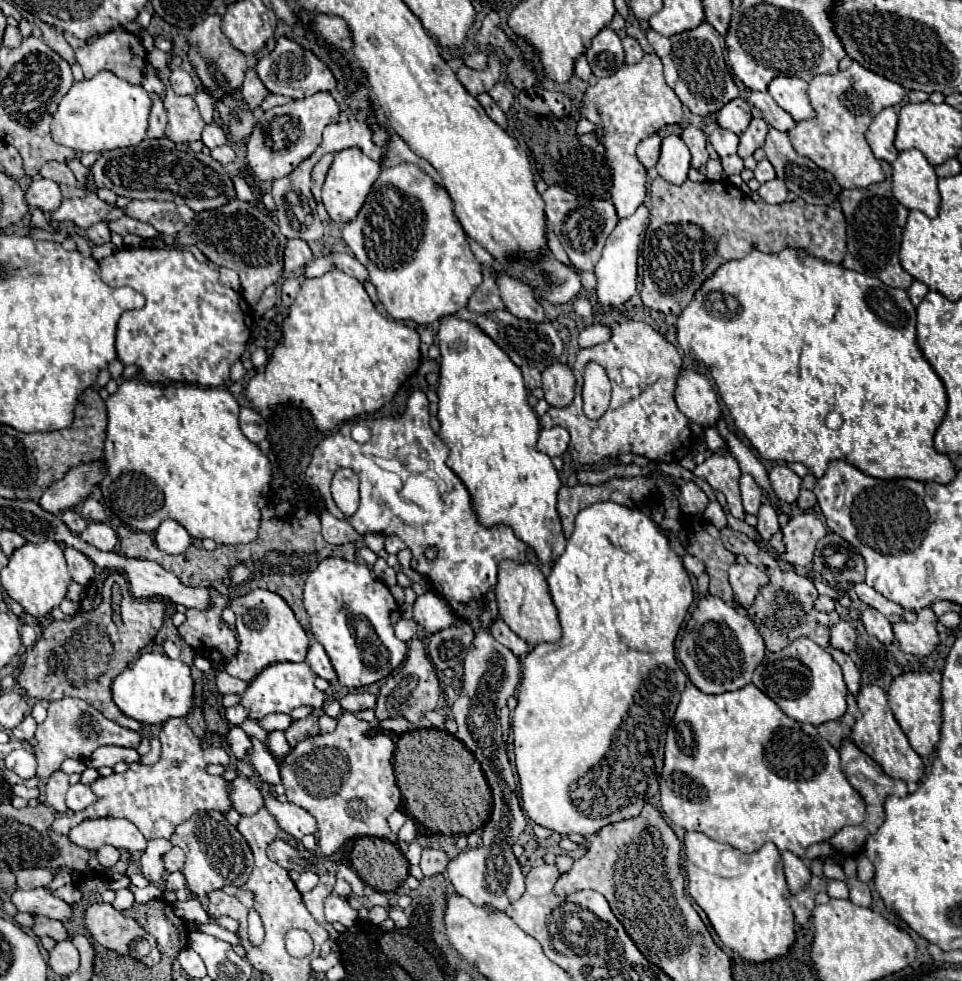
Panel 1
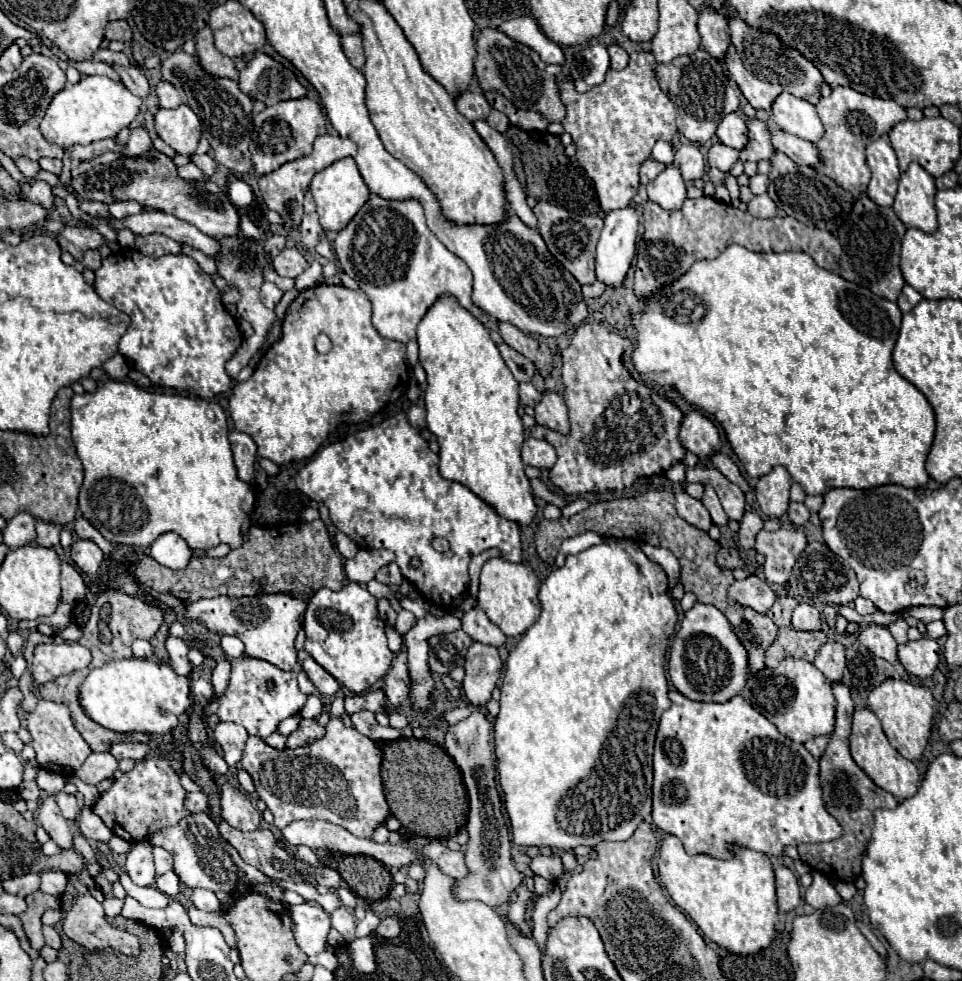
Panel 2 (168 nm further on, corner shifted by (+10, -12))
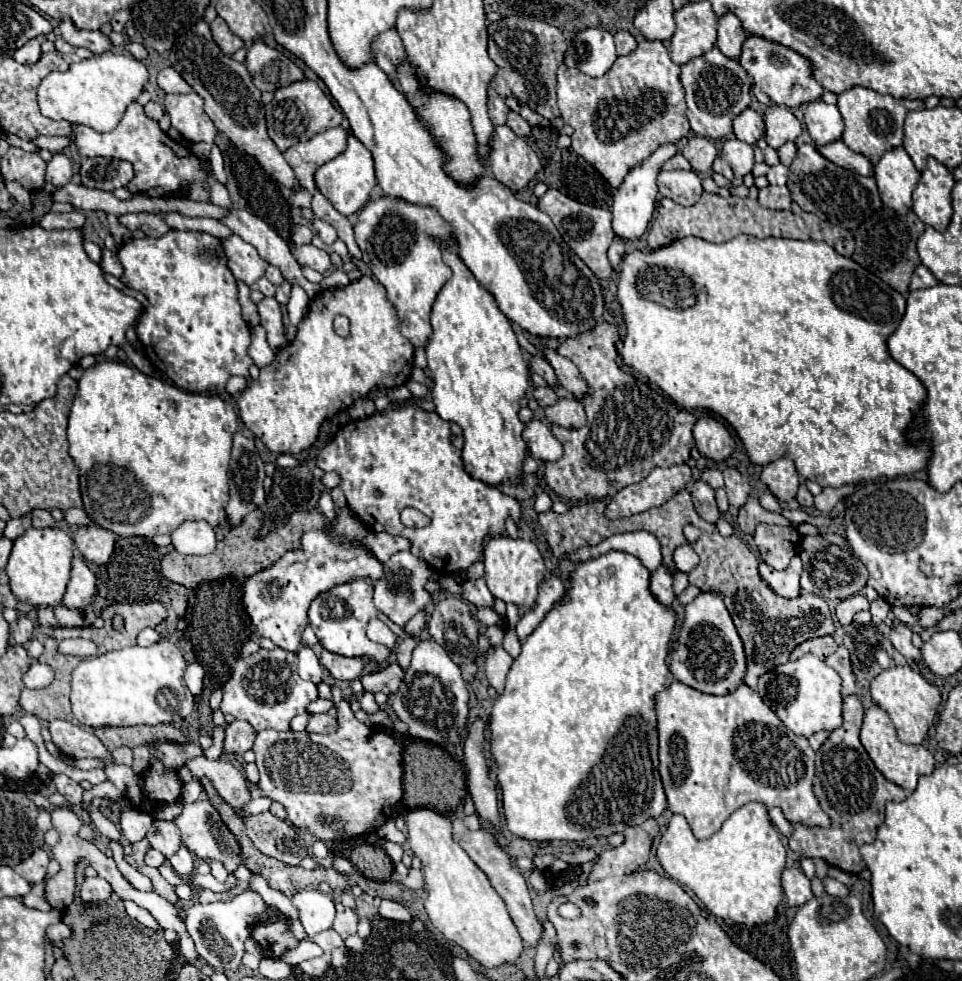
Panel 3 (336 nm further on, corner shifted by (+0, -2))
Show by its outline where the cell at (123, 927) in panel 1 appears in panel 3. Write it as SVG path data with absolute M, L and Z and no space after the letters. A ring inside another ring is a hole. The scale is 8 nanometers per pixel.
M86 878L82 888L80 888L80 900L84 904L94 904L94 906L102 906L112 894L110 884L104 878Z

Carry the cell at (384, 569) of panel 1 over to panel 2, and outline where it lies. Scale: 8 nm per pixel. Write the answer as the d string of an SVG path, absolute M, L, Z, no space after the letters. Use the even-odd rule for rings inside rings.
M360 548L356 556L344 562L344 572L350 582L367 584L375 578L376 570L393 562L395 555L386 549Z

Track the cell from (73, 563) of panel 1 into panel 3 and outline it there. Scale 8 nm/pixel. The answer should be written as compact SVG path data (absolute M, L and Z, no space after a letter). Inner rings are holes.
M72 560L72 576L62 604L68 608L86 608L96 594L96 576L90 572L84 560Z

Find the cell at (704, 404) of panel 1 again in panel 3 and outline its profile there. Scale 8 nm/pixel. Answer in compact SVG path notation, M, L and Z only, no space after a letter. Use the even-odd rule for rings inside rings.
M712 416L698 418L694 426L694 440L696 440L696 448L700 450L700 454L716 462L726 460L732 454L734 444L736 444L730 432L726 430L726 426Z

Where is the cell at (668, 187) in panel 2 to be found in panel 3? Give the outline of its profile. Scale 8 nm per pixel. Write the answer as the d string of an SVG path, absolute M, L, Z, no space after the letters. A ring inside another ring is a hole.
M670 170L658 174L658 190L664 198L692 206L702 194L702 184L694 170Z

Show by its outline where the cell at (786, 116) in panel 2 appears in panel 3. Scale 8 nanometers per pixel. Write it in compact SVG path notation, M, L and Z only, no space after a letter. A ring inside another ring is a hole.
M812 100L804 110L804 124L816 144L826 144L840 140L844 122L836 104L826 104L824 100Z

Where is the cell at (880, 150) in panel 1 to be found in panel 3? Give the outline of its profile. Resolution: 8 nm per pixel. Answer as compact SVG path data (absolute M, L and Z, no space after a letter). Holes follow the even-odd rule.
M902 146L884 152L880 162L874 166L874 178L882 204L906 214L912 208L912 190L918 184L918 170Z

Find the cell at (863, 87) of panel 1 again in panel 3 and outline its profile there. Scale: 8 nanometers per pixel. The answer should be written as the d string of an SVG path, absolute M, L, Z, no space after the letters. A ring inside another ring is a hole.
M854 86L842 94L838 94L838 108L844 120L844 132L842 132L842 142L866 156L872 164L878 164L880 156L890 148L890 146L900 146L902 144L902 126L908 110L922 110L924 102L922 100L906 100L906 98L894 98L890 94L880 94L864 86ZM892 128L892 132L890 132ZM892 134L892 142L890 142Z

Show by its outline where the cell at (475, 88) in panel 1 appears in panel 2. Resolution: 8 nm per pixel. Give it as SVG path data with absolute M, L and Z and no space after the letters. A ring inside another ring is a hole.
M466 90L456 98L456 108L468 122L486 120L490 110L492 110L490 104L486 102L484 94L482 92L472 92L472 90Z

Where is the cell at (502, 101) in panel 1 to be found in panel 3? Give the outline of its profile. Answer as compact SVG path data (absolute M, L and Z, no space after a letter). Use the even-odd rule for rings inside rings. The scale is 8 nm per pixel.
M510 112L506 124L508 124L518 136L528 136L528 134L530 134L530 124L528 124L518 112Z

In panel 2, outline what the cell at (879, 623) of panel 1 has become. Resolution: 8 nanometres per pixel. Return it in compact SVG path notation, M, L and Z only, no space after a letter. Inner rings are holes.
M876 624L864 628L864 630L860 632L860 642L862 642L872 654L888 660L890 664L896 664L896 662L898 662L898 656L896 656L898 644L896 644L896 640L892 638L892 634L890 634L888 628L876 626Z

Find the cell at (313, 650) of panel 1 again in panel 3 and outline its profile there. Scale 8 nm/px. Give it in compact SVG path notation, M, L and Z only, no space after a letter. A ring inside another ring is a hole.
M322 650L320 664L332 674L332 678L348 680L348 682L356 680L362 674L362 668L364 668L364 660L362 658L346 658L346 656L332 654L328 650Z

